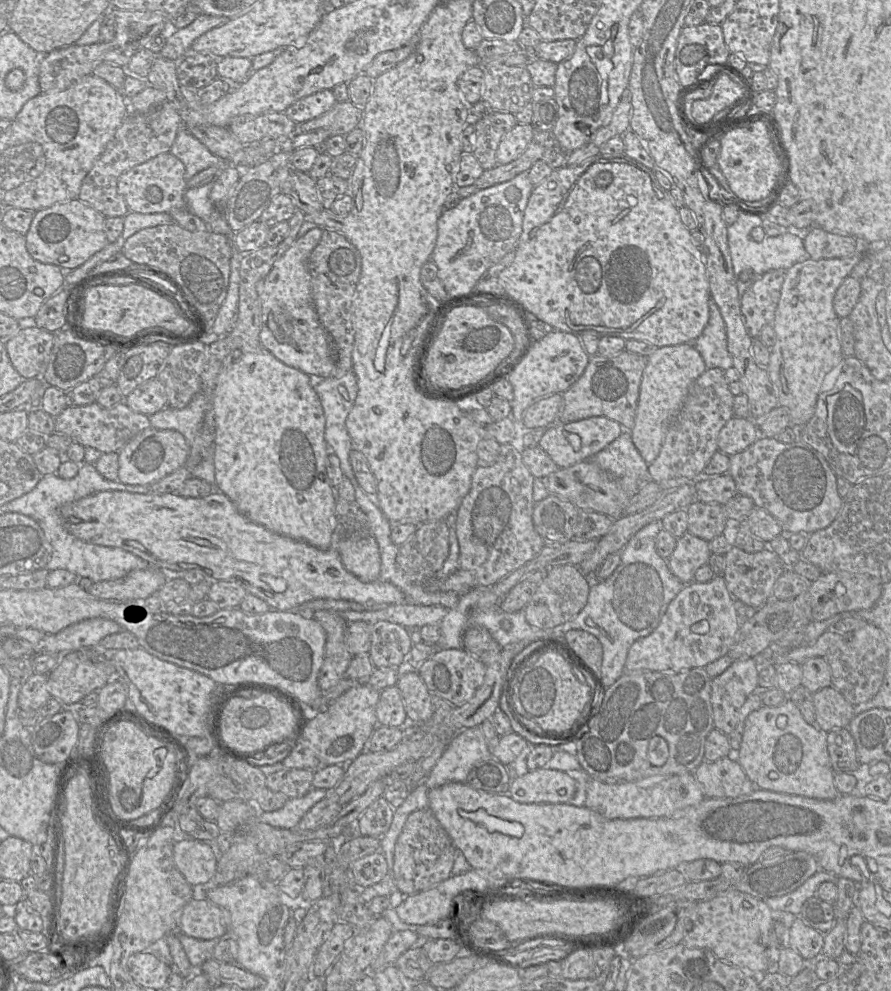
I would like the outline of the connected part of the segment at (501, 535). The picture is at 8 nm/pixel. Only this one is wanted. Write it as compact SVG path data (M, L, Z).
M501 444L497 460L489 466L477 466L472 476L471 488L468 494L462 500L460 506L456 510L456 535L459 542L460 556L459 556L459 568L474 572L476 576L476 587L486 587L496 584L498 581L506 577L511 572L520 568L527 562L534 559L543 549L544 542L541 536L536 531L533 524L533 483L535 477L531 474L528 467L525 465L522 459L522 454L511 444Z

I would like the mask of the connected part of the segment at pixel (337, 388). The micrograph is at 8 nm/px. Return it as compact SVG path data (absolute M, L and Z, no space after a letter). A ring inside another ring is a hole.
M348 372L342 377L314 379L314 389L325 416L324 438L328 448L338 457L342 473L353 487L359 486L349 460L352 442L345 425L357 396L357 378Z

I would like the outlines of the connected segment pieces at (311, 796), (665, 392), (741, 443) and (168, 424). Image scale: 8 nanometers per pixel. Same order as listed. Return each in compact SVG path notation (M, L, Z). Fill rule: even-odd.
M312 787L304 796L288 798L278 810L258 812L258 819L277 828L297 828L302 817L327 794L326 789Z
M693 343L657 348L648 356L642 374L635 422L630 430L632 441L649 465L658 456L666 432L681 409L693 383L707 370Z
M733 417L721 429L717 444L718 451L732 456L746 450L760 437L752 418Z
M197 393L183 409L169 406L149 416L151 427L159 430L176 430L180 432L191 447L196 432L207 410L208 398L204 393Z

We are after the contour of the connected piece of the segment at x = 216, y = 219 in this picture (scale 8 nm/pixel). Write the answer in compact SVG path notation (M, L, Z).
M215 181L187 189L185 193L185 201L190 212L201 218L212 232L232 235L232 231L225 221L221 210L215 206L210 199L210 192Z

